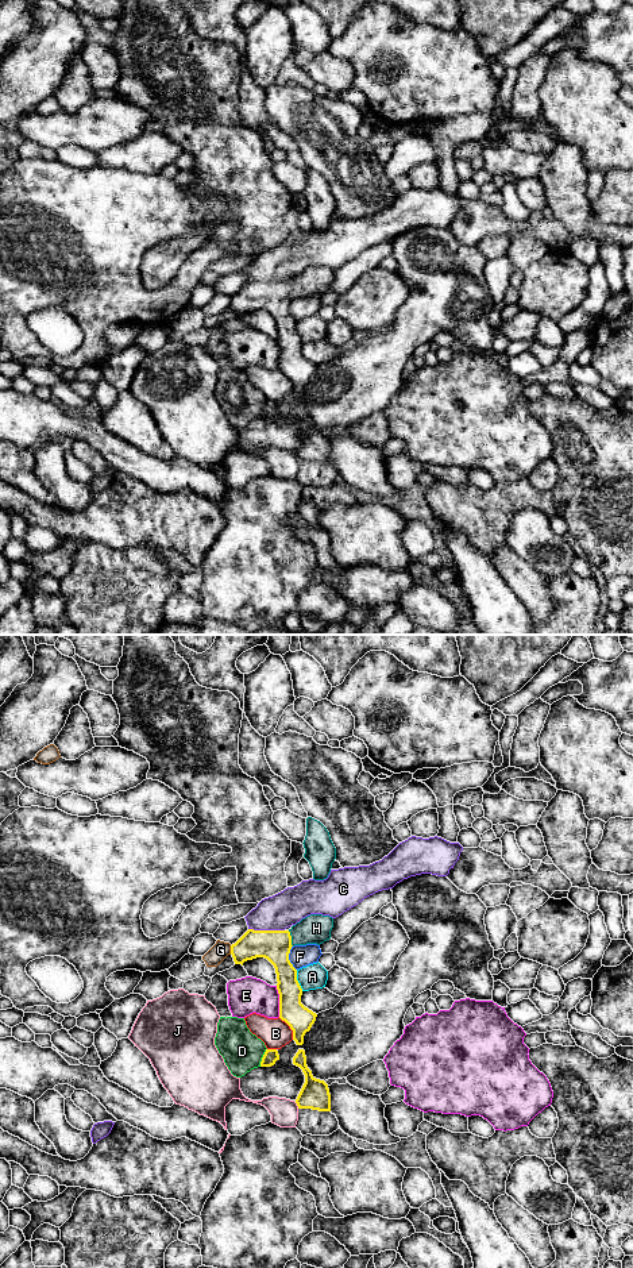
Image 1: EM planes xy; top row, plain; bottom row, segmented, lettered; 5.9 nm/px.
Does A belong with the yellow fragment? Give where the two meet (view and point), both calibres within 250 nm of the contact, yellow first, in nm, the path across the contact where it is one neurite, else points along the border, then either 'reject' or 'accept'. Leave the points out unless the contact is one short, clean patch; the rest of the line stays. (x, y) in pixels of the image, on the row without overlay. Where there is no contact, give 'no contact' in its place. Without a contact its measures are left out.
contact xy (297, 332); calibres 190 and 150 nm; border xy (296, 322), (296, 330), (303, 342); reject

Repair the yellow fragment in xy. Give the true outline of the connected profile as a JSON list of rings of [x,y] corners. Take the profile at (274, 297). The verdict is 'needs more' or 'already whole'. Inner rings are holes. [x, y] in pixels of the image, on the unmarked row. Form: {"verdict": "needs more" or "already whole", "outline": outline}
{"verdict": "needs more", "outline": [[[310,266],[289,282],[248,281],[231,297],[235,316],[243,317],[247,312],[265,309],[274,317],[279,346],[279,370],[293,382],[293,392],[297,397],[304,396],[304,388],[310,382],[317,366],[301,355],[302,340],[289,305],[294,297],[323,296],[331,290],[332,280],[332,269]]]}

